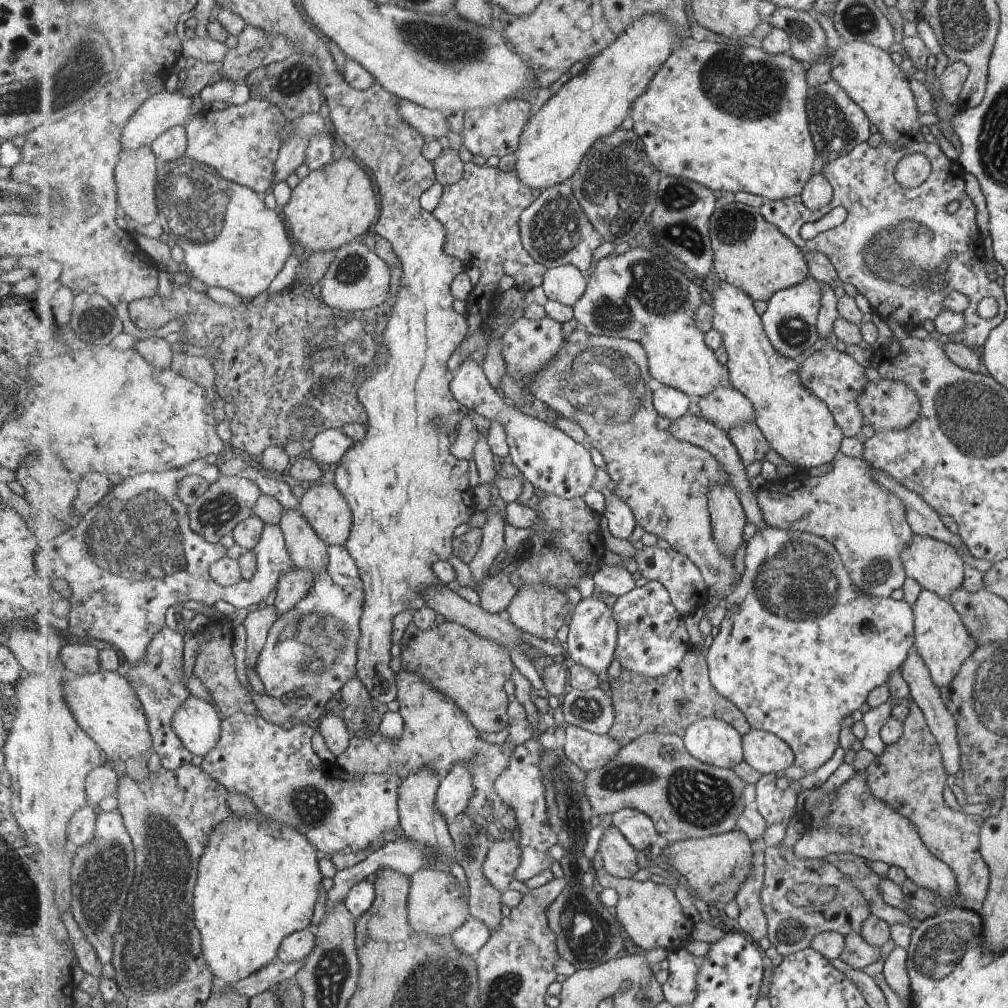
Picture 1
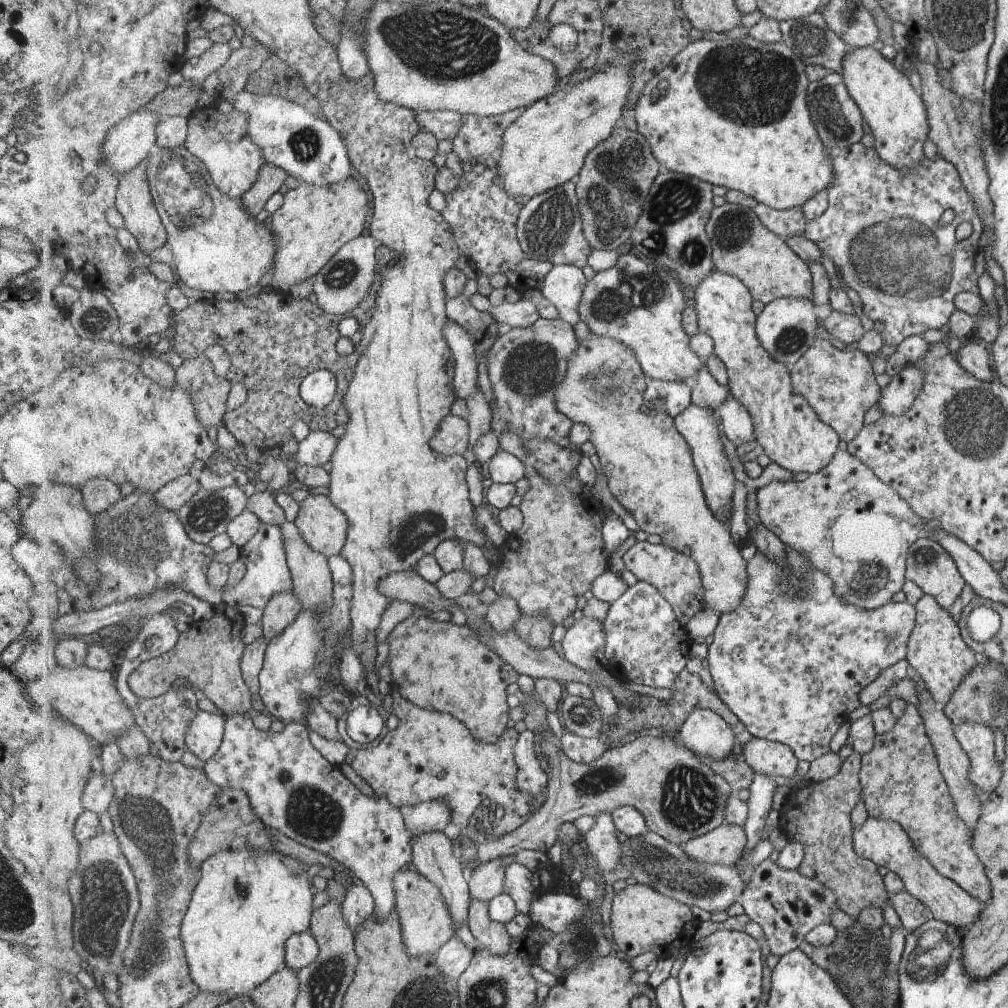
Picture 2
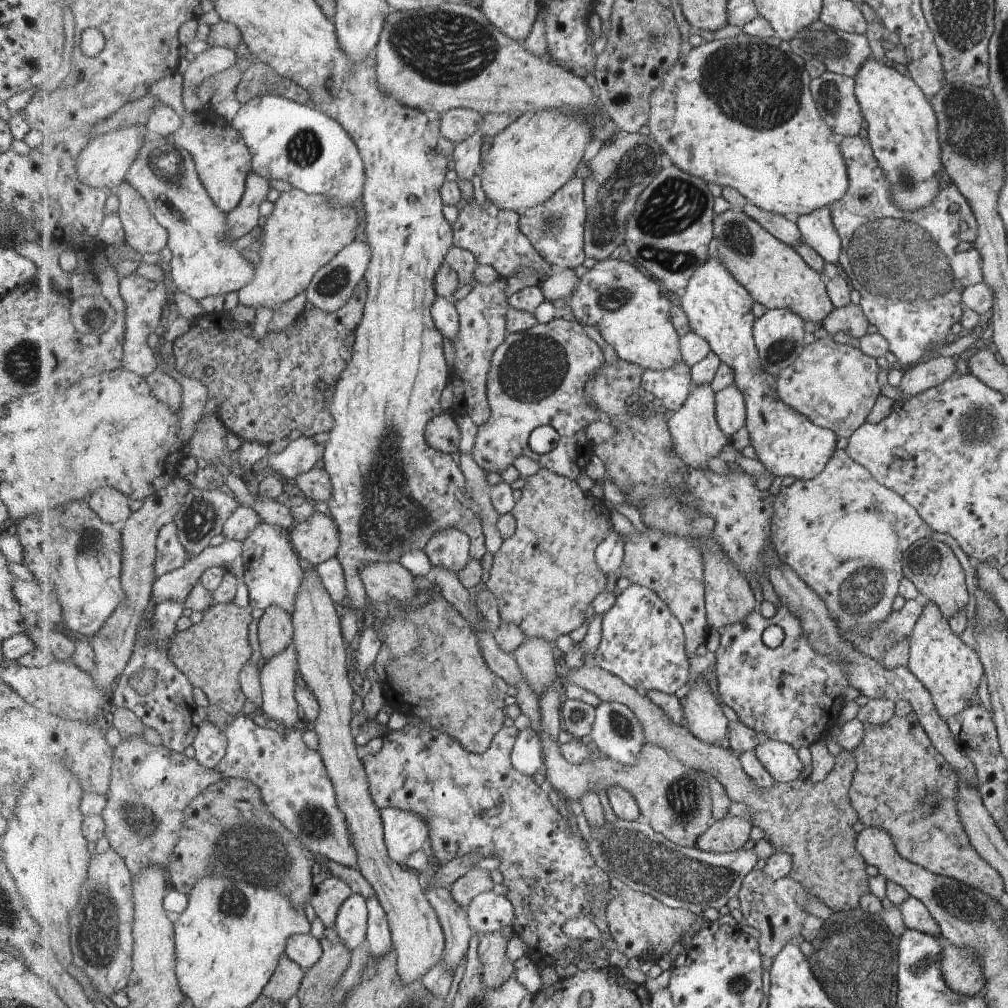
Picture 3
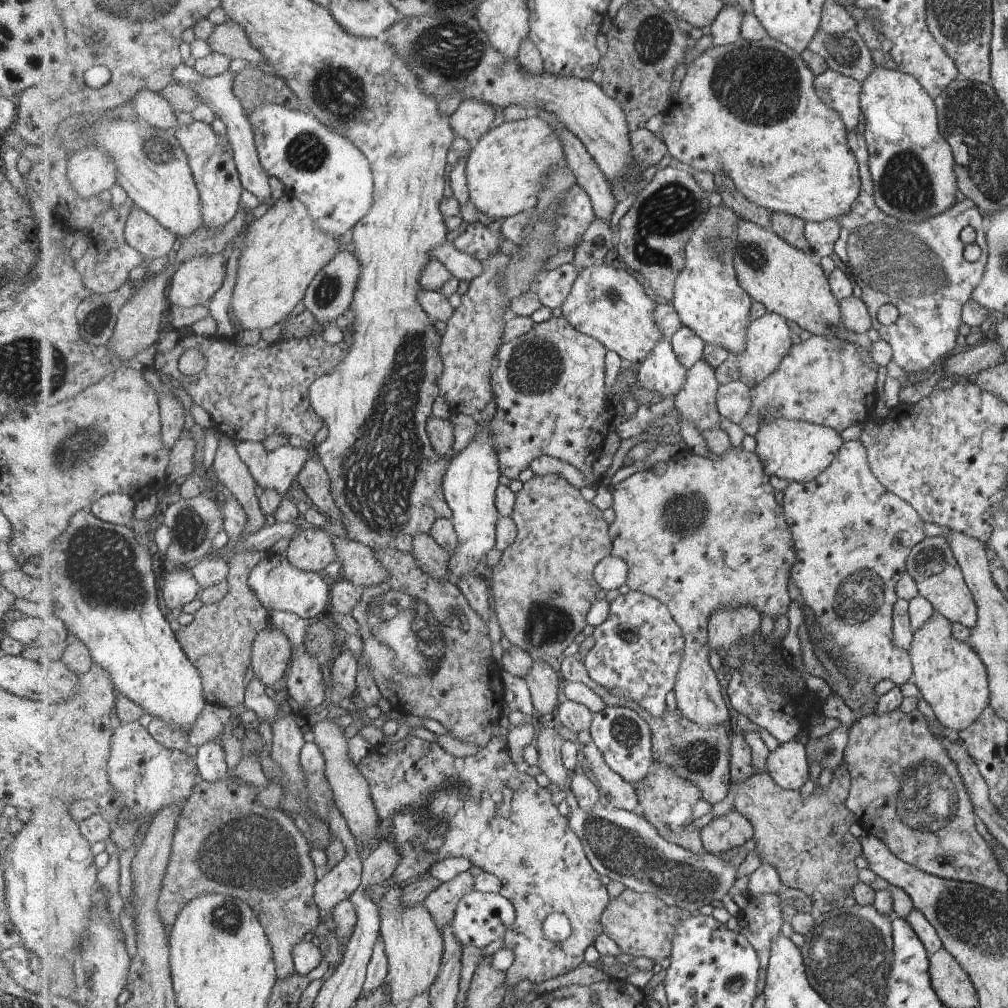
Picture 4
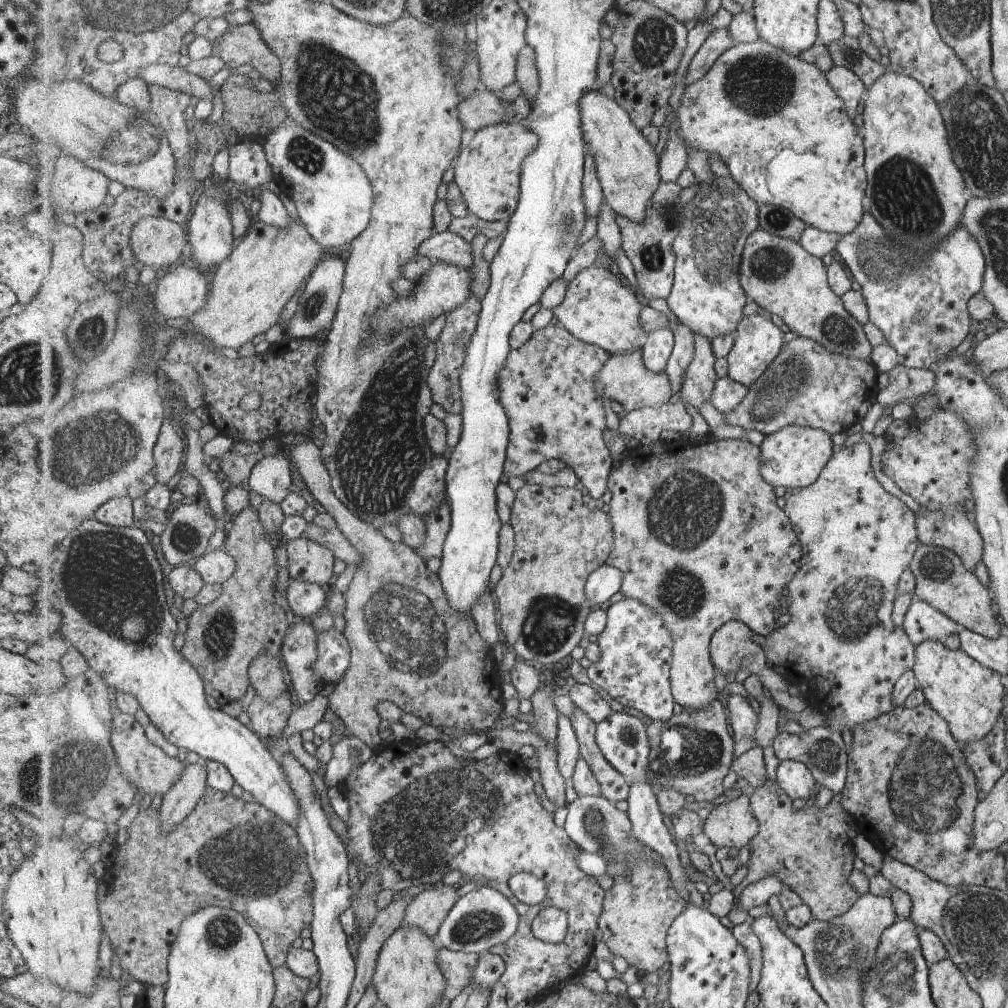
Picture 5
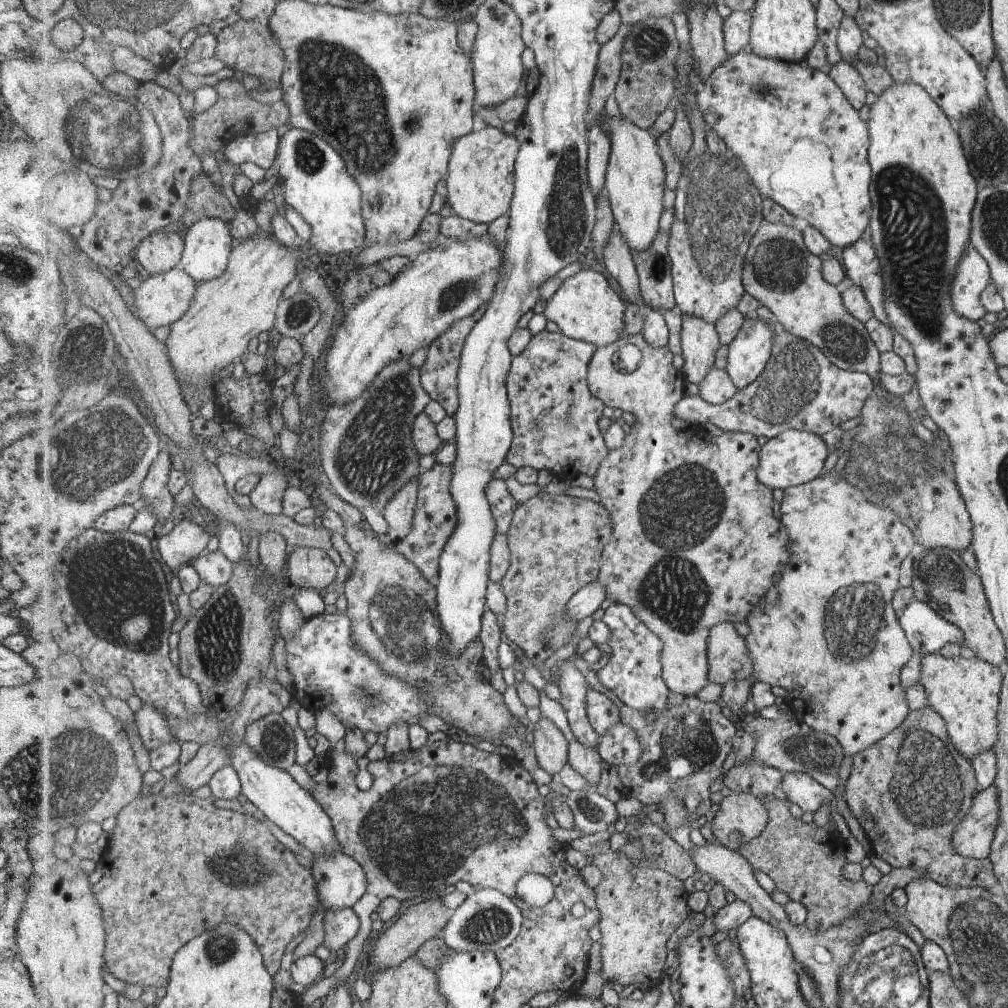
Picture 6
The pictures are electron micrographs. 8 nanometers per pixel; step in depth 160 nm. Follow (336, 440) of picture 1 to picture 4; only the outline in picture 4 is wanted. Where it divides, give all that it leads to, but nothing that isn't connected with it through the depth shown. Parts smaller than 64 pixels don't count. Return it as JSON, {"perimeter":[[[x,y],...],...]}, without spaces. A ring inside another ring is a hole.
{"perimeter":[[[245,440],[236,441],[236,447],[258,484],[264,490],[278,490],[283,496],[303,467],[316,456],[315,449],[309,445],[282,445],[268,452],[262,443]]]}

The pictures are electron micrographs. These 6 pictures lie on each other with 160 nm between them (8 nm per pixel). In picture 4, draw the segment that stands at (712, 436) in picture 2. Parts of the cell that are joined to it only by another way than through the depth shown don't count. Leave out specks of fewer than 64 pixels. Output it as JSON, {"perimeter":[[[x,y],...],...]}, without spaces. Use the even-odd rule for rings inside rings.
{"perimeter":[[[705,359],[688,370],[688,379],[677,395],[677,417],[692,421],[699,432],[722,428],[717,397],[720,382],[714,369]]]}

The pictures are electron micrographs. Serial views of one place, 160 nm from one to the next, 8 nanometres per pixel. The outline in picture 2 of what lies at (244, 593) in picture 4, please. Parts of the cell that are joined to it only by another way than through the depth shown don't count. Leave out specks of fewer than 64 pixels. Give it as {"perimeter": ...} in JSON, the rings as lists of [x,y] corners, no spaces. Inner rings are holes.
{"perimeter":[[[234,607],[191,626],[187,632],[179,633],[177,646],[173,650],[141,664],[129,676],[129,688],[135,696],[150,699],[164,694],[175,678],[180,676],[188,679],[197,690],[202,690],[226,717],[253,714],[253,692],[242,673],[242,658],[247,648],[241,641],[244,626],[245,618]]]}

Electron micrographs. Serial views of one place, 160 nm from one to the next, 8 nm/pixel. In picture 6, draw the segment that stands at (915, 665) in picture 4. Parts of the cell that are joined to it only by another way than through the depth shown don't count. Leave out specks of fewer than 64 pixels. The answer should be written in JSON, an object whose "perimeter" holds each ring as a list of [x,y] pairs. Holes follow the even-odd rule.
{"perimeter":[[[936,653],[922,654],[922,669],[919,683],[926,693],[929,707],[944,720],[948,738],[959,754],[971,762],[977,754],[995,747],[997,723],[1003,677],[997,667],[975,658],[972,654],[962,654],[958,658],[944,658]]]}

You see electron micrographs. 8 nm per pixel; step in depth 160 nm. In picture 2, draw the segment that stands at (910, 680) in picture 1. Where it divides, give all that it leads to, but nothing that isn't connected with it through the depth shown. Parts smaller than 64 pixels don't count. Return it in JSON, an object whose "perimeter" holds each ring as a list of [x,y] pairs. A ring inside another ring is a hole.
{"perimeter":[[[910,672],[908,677],[911,678],[916,686],[916,697],[918,700],[916,709],[924,721],[924,731],[932,743],[932,749],[936,750],[936,761],[940,762],[940,773],[948,785],[948,793],[952,794],[953,802],[956,803],[956,813],[960,815],[960,819],[966,824],[969,830],[974,833],[976,819],[980,816],[981,812],[979,802],[973,793],[974,785],[968,779],[968,755],[964,753],[964,749],[957,742],[951,720],[944,714],[943,705],[937,705],[932,699],[932,695],[929,694],[926,684],[919,675],[915,674],[915,672]]]}

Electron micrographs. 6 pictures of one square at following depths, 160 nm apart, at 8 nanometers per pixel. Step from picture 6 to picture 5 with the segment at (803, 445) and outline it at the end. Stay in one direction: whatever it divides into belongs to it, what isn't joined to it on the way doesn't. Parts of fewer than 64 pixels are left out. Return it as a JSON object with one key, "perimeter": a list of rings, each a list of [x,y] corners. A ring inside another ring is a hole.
{"perimeter":[[[787,425],[764,437],[759,445],[762,452],[762,474],[773,486],[799,488],[811,486],[820,477],[834,455],[831,433],[810,426]]]}

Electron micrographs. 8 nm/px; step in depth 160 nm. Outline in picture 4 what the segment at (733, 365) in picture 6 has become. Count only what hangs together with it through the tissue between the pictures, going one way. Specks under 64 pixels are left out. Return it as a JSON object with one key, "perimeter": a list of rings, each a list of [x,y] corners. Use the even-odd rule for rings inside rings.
{"perimeter":[[[767,311],[762,317],[755,319],[749,325],[746,351],[735,357],[742,374],[742,380],[745,380],[751,387],[753,387],[753,384],[763,382],[780,367],[793,346],[791,326],[789,326],[787,319],[779,313]]]}

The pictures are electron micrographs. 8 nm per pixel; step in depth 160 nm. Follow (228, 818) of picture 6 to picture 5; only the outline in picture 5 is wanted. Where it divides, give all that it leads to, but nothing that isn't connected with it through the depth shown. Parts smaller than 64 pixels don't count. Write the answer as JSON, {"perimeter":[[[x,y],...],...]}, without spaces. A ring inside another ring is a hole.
{"perimeter":[[[207,787],[203,796],[199,799],[195,810],[174,830],[170,833],[163,834],[161,824],[161,813],[159,809],[147,808],[134,818],[131,823],[131,827],[128,829],[130,836],[126,844],[121,846],[114,845],[110,856],[105,862],[105,866],[109,868],[109,882],[113,882],[112,886],[107,887],[107,893],[100,901],[100,911],[102,914],[102,921],[104,924],[104,930],[107,932],[112,946],[119,952],[120,966],[123,970],[127,970],[135,980],[140,981],[144,987],[159,986],[160,984],[167,984],[170,974],[168,969],[168,958],[172,953],[173,943],[177,940],[180,933],[181,925],[185,920],[193,913],[205,910],[205,906],[235,906],[237,910],[241,910],[248,921],[256,927],[260,934],[261,940],[264,942],[269,960],[276,969],[277,967],[284,967],[288,964],[288,956],[295,949],[293,944],[301,938],[301,932],[305,928],[312,928],[312,922],[314,921],[314,890],[315,882],[306,862],[306,858],[299,857],[299,851],[301,850],[300,836],[297,828],[289,826],[287,821],[284,821],[278,814],[275,814],[272,810],[269,810],[266,806],[263,806],[257,800],[251,800],[250,802],[244,802],[240,798],[236,798],[231,793],[222,793],[218,790]]]}

